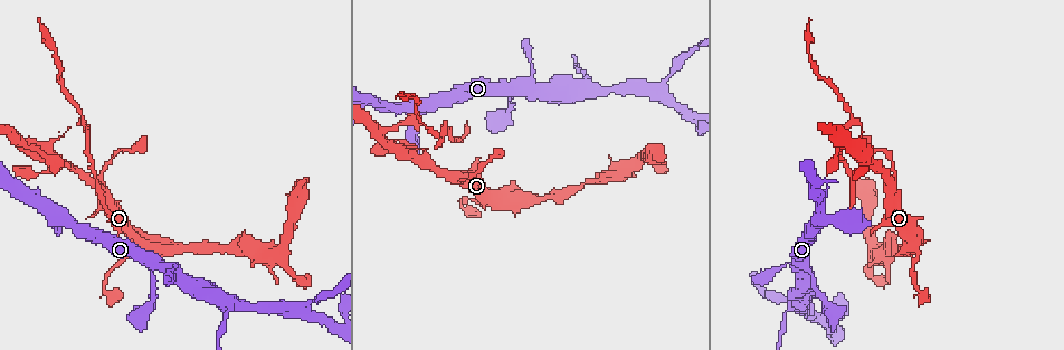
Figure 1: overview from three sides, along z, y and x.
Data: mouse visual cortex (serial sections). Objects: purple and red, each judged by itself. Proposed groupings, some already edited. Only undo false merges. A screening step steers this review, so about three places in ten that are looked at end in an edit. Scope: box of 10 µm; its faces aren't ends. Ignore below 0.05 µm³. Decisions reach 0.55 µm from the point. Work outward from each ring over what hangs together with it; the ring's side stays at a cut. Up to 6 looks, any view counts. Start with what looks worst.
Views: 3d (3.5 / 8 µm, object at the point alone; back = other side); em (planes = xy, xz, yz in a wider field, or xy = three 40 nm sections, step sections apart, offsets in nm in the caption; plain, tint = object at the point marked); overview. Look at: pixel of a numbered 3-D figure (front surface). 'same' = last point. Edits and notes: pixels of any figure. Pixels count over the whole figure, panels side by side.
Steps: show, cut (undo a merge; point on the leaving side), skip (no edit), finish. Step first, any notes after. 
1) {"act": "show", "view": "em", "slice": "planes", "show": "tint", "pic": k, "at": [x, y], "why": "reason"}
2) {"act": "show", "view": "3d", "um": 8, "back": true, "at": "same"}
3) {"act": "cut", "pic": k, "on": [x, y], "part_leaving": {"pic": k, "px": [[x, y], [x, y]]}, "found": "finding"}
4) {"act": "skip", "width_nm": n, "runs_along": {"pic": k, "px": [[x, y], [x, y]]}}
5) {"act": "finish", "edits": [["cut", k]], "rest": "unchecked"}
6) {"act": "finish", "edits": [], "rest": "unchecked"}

{"act": "show", "view": "3d", "um": 3.5, "pic": 1, "at": [532, 74], "why": "thin neck"}

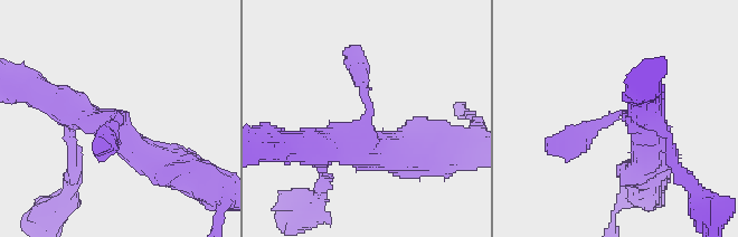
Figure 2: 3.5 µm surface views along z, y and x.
{"act": "show", "view": "em", "slice": "xy", "step": 5, "show": "tint", "pic": 2, "at": [116, 112]}

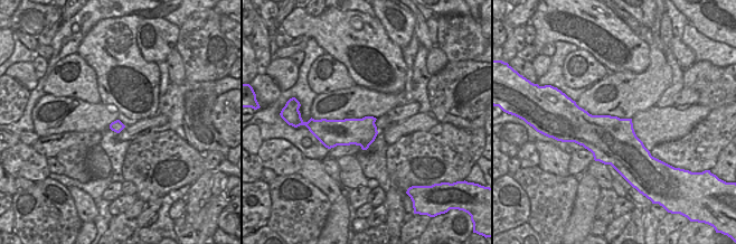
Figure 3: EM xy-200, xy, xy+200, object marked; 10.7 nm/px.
{"act": "skip", "runs_along": {"pic": 2, "px": [[646, 103], [557, 144]]}, "found": "all the same cell"}

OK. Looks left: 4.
{"act": "show", "view": "3d", "um": 3.5, "pic": 1, "at": [587, 88], "why": "three-way junction"}

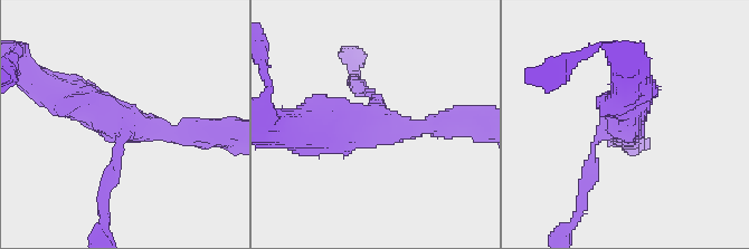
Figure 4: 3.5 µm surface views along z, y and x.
{"act": "show", "view": "em", "slice": "xy", "step": 5, "show": "tint", "pic": 4, "at": [378, 126], "arms": 3, "arm_widths_nm": [150, 250, 450]}

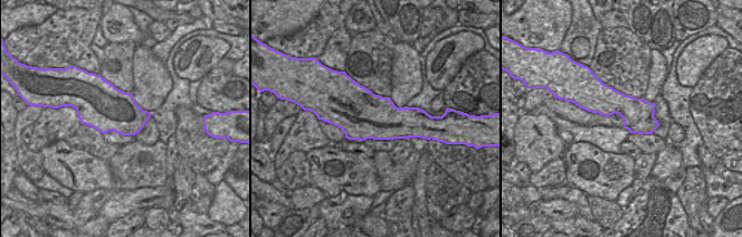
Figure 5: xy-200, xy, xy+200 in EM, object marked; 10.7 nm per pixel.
{"act": "skip", "runs_along": {"pic": 4, "px": [[62, 93], [133, 127], [201, 134]]}, "found": "continuous, no second cell"}

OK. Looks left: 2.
{"act": "show", "view": "3d", "um": 3.5, "pic": 1, "at": [879, 254]}

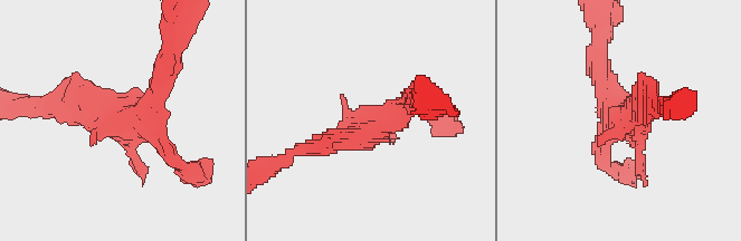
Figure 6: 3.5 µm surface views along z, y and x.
{"act": "show", "view": "em", "slice": "xy", "step": 5, "show": "tint", "pic": 6, "at": [390, 119], "why": "now the EM"}

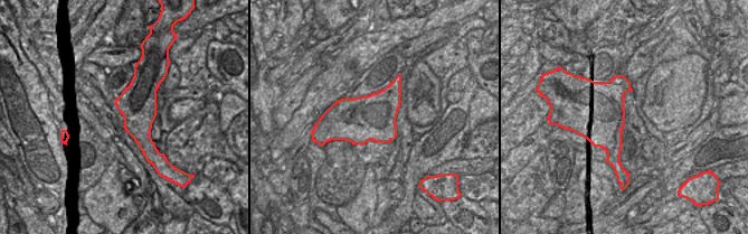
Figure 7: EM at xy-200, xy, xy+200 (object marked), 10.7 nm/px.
{"act": "skip", "width_nm": 500, "runs_along": {"pic": 6, "px": [[330, 141], [358, 138], [419, 95]]}, "found": "one cell here"}

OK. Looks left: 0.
{"act": "finish", "edits": [], "rest": "unchecked"}

